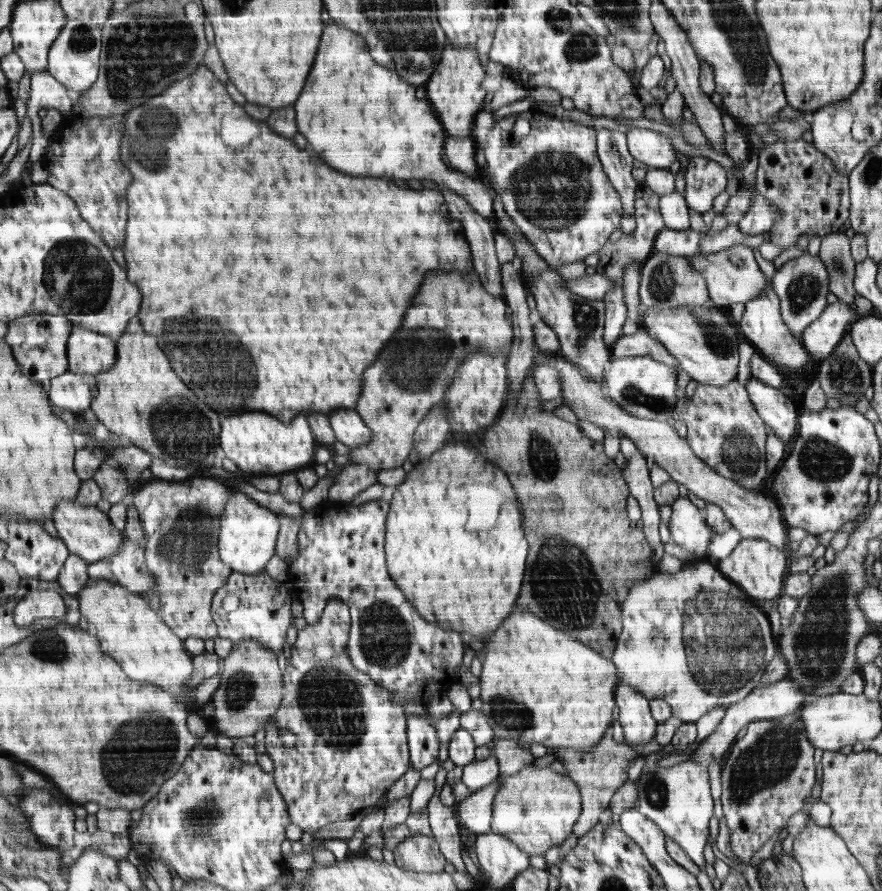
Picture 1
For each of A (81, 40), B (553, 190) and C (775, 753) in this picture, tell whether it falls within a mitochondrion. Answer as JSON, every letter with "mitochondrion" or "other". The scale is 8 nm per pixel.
{"A":"mitochondrion","B":"mitochondrion","C":"mitochondrion"}

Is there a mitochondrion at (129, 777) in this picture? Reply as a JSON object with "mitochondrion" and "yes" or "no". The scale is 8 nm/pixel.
{"mitochondrion":"yes"}

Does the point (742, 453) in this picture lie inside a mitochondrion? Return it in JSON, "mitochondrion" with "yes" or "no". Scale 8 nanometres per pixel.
{"mitochondrion":"yes"}

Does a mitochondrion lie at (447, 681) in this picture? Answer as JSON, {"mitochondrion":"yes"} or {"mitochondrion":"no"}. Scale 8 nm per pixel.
{"mitochondrion":"no"}

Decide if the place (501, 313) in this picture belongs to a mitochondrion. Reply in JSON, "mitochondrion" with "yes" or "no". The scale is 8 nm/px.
{"mitochondrion":"no"}

